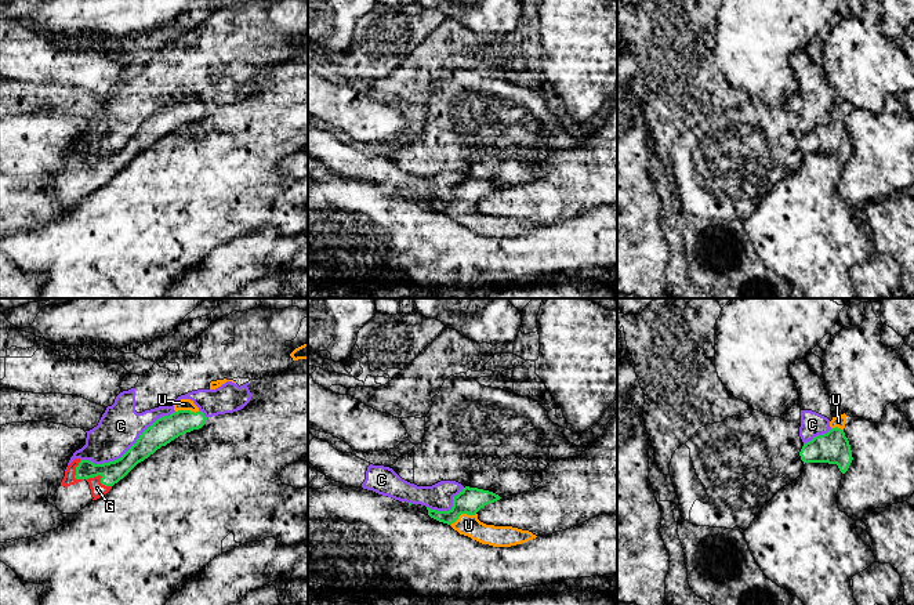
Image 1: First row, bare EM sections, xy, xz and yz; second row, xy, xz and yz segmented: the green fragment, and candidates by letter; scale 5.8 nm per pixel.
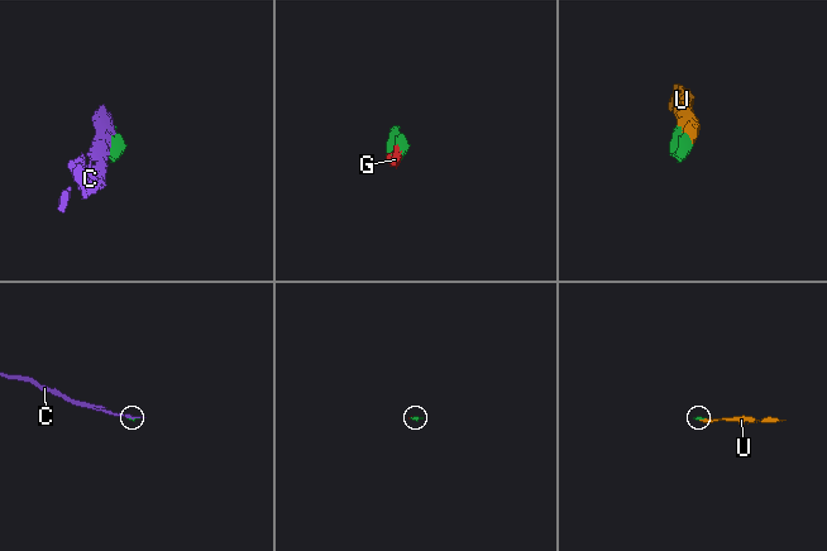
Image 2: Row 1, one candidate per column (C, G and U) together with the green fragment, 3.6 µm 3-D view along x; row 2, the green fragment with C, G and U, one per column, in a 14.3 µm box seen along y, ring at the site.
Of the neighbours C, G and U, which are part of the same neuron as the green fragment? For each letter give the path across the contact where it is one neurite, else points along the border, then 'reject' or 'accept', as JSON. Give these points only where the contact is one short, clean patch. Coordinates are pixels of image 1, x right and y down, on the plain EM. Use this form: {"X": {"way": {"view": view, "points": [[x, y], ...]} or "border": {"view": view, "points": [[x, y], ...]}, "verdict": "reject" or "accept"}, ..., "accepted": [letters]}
{"C": {"verdict": "reject"}, "G": {"verdict": "accept"}, "U": {"verdict": "accept"}, "accepted": ["G", "U"]}

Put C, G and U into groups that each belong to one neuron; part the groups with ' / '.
C / G U

